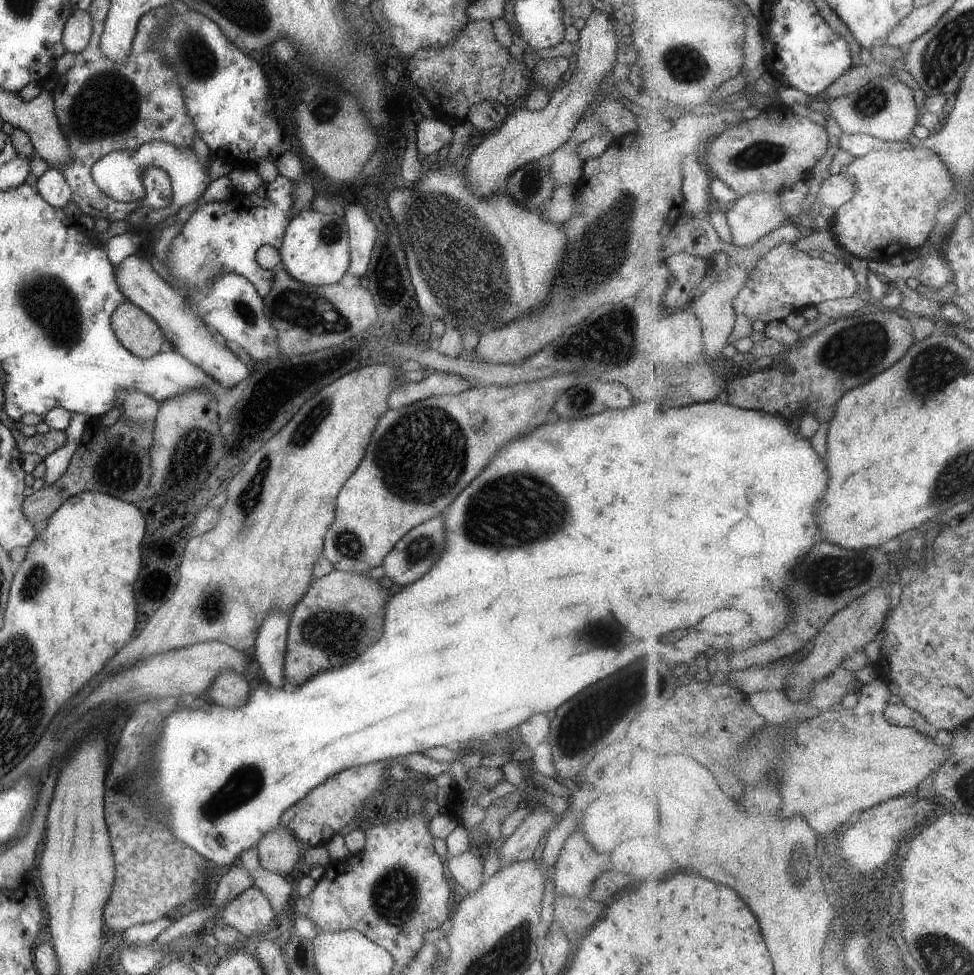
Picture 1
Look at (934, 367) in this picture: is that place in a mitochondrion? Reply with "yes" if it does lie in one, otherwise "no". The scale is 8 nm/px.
yes

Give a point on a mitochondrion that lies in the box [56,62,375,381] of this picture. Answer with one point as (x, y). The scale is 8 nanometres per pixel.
(108, 105)

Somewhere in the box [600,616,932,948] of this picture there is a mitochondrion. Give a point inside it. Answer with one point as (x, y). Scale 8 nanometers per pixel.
(796, 864)

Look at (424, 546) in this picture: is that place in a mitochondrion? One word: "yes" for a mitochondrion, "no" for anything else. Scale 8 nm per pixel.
yes

